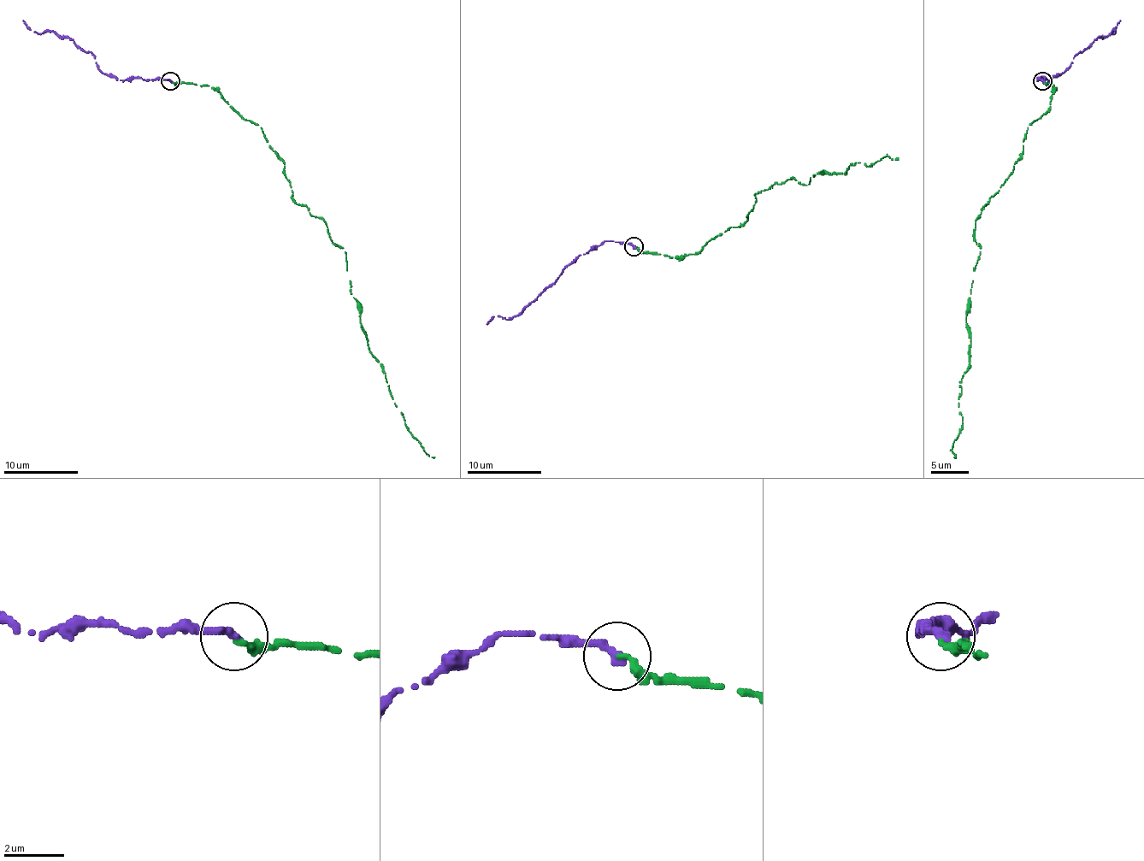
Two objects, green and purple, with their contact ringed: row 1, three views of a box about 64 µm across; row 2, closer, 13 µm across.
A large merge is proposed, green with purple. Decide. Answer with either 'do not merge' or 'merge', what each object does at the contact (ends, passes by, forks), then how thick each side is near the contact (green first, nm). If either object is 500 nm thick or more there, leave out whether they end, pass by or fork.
merge | green ends | purple ends | 220/340 nm

